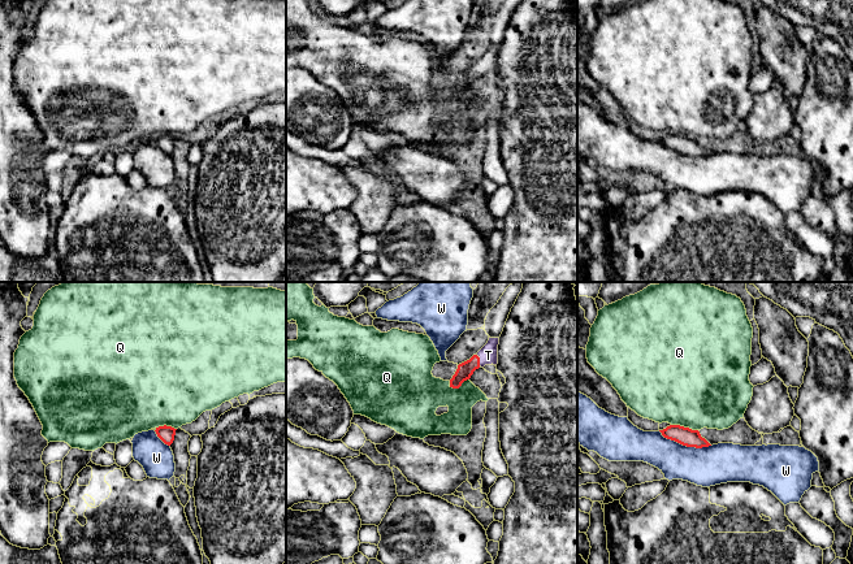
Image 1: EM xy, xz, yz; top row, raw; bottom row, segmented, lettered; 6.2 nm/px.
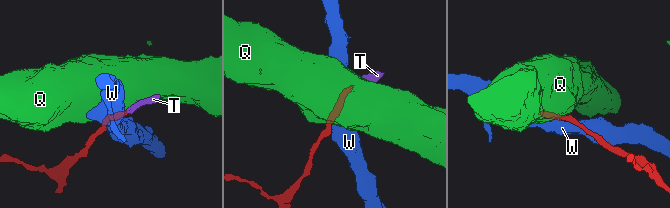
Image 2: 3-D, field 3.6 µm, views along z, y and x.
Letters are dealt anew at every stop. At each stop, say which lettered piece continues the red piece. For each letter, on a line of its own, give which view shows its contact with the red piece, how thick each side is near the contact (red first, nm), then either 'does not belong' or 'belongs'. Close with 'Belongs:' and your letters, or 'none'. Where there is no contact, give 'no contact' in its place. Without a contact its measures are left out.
Q: yz | 110/500 nm | does not belong
T: xz | 100/120 nm | belongs
W: yz | 110/240 nm | does not belong
Belongs: T

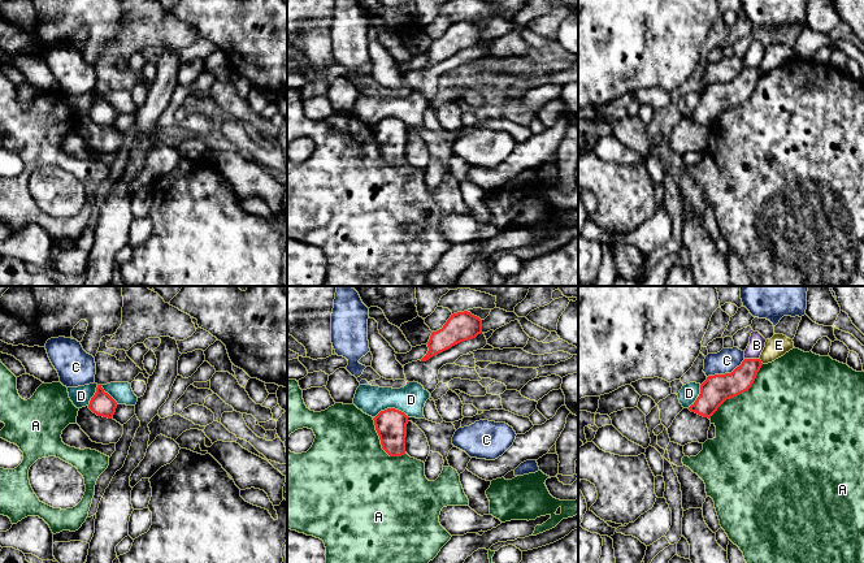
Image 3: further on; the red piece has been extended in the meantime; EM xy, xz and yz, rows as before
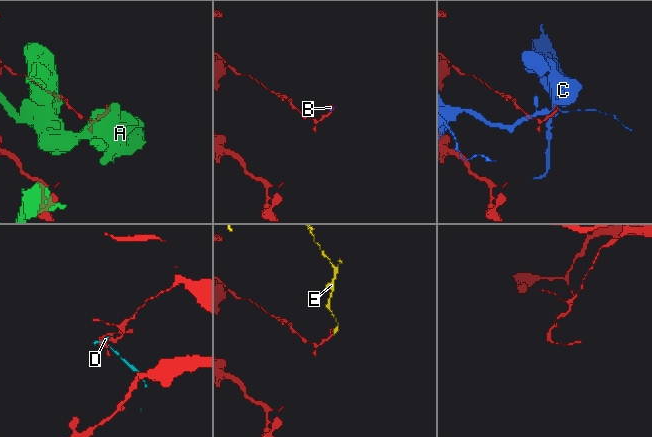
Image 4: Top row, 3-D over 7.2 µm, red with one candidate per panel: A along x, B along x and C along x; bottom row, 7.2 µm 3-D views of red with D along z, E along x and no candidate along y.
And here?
A: yz | 180/480 nm | does not belong
B: yz | 160/100 nm | does not belong
C: yz | 180/150 nm | does not belong
D: xz | 190/180 nm | does not belong
E: yz | 160/140 nm | does not belong
Belongs: none

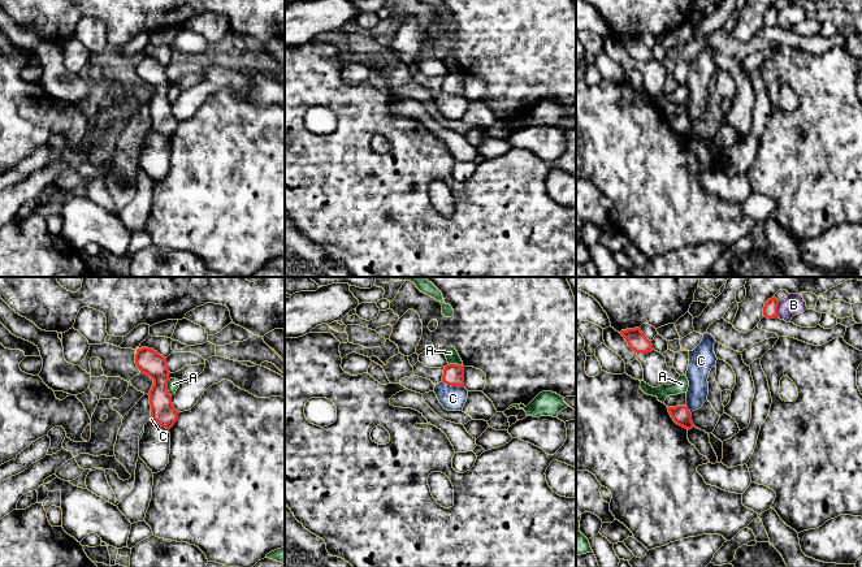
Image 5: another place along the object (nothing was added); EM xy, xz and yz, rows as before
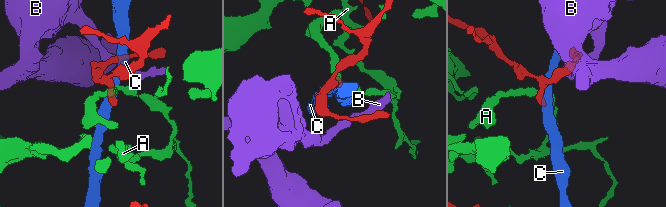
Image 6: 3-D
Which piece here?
A: xy | 160/70 nm | does not belong
B: yz | 90/130 nm | does not belong
C: xz | 130/160 nm | does not belong
Belongs: none

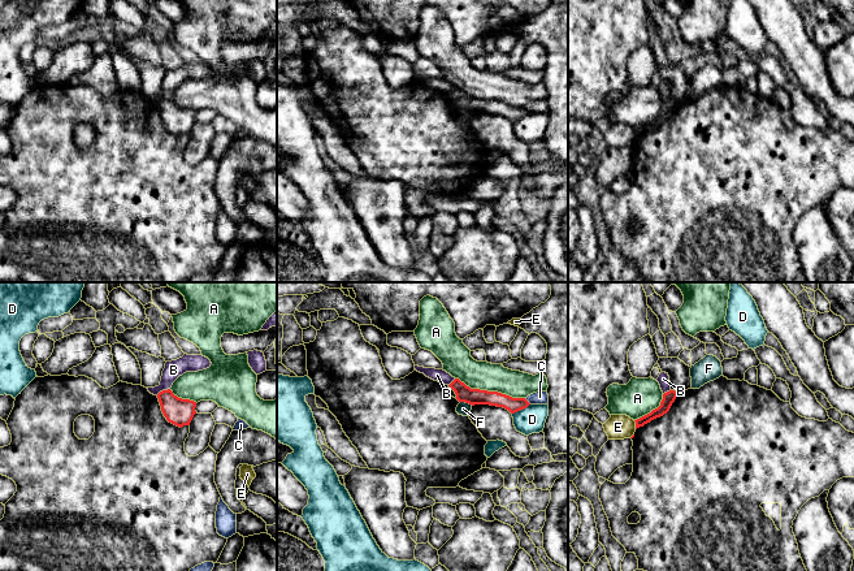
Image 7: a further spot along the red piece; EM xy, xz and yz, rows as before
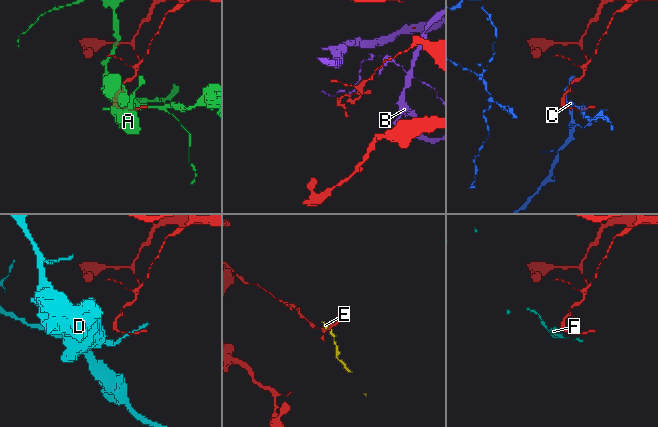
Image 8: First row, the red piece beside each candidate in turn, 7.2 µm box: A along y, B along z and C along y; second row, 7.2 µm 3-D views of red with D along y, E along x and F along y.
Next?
A: xz | 100/180 nm | does not belong
B: xy | 170/110 nm | does not belong
C: xz | 90/80 nm | does not belong
D: xz | 100/160 nm | does not belong
E: yz | 70/160 nm | does not belong
F: xz | 100/80 nm | does not belong
Belongs: none

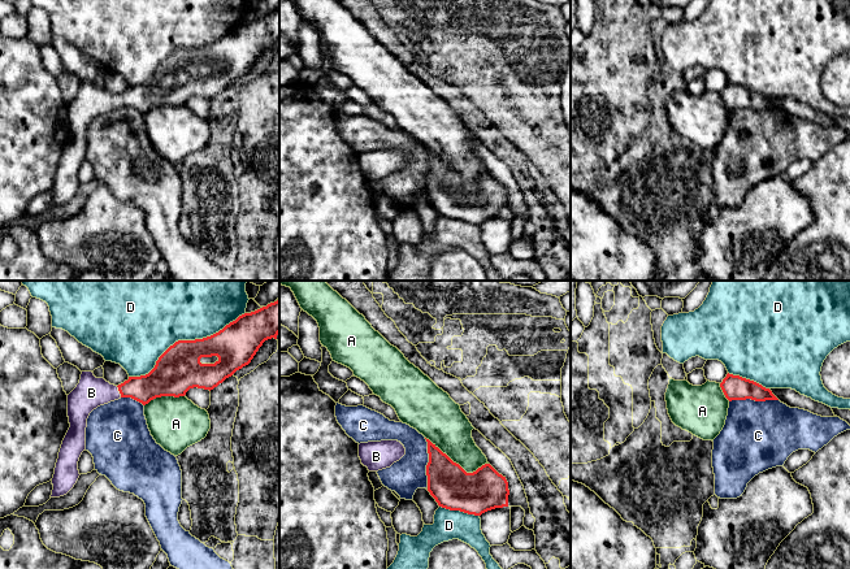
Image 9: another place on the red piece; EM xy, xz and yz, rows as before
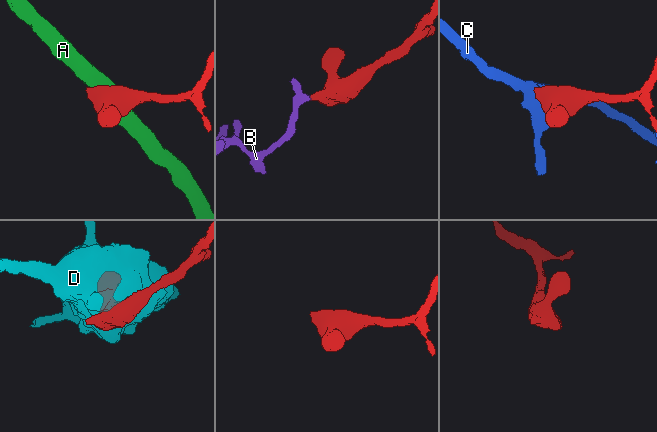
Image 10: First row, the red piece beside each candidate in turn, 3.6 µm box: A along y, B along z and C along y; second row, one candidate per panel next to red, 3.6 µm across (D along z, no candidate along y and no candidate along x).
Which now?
A: xz | 260/280 nm | does not belong
B: xy | 170/190 nm | belongs
C: xz | 260/220 nm | does not belong
D: xy | 280/380 nm | does not belong
Belongs: B

